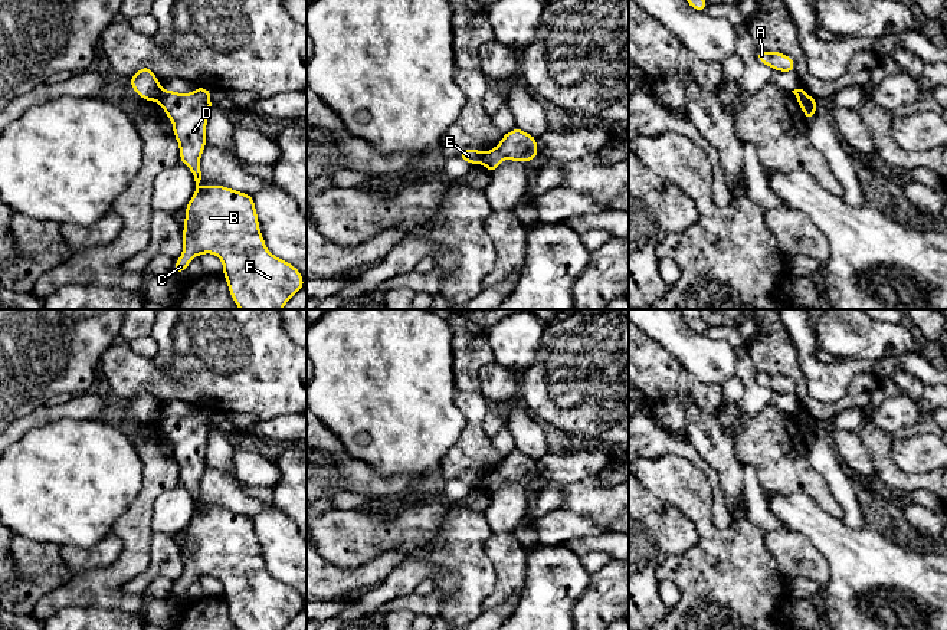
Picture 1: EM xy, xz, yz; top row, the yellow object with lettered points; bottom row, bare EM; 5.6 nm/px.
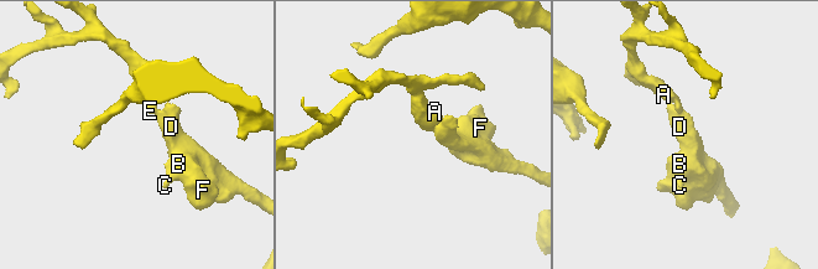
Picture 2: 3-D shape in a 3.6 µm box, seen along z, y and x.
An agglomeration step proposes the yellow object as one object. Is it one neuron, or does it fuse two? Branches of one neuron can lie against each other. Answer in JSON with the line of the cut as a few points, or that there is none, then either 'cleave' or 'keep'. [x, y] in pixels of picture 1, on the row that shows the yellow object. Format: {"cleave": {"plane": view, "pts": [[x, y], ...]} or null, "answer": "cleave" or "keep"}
{"cleave": {"plane": "xz", "pts": [[485, 153], [479, 163]]}, "answer": "cleave"}

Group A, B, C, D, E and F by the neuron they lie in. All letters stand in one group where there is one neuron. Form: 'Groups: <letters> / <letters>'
Groups: A E / B C D F

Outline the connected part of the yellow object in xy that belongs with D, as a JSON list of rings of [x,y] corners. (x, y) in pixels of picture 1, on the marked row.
[[[197,86],[194,92],[163,91],[155,99],[173,122],[173,132],[180,147],[180,161],[193,173],[196,193],[186,206],[183,255],[176,260],[174,272],[183,273],[194,256],[213,253],[223,262],[223,276],[233,302],[240,309],[282,309],[291,296],[304,289],[301,272],[291,263],[273,256],[259,229],[255,201],[250,194],[212,184],[200,187],[200,157],[206,147],[206,125],[212,109],[212,91]]]

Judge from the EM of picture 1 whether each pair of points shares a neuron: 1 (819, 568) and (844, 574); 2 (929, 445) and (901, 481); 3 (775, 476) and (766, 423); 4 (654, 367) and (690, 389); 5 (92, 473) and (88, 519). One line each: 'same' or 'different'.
1: different
2: different
3: same
4: same
5: same

